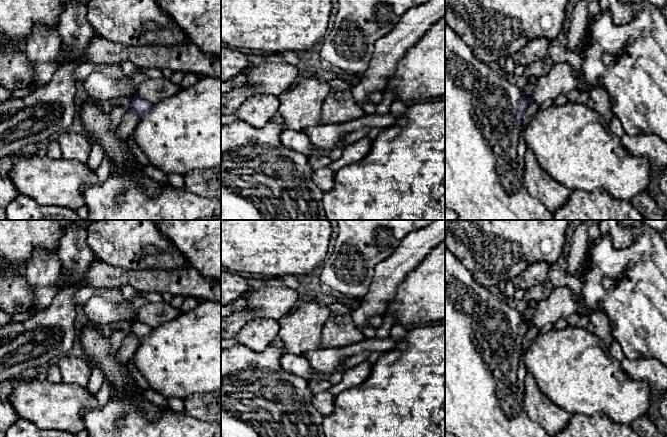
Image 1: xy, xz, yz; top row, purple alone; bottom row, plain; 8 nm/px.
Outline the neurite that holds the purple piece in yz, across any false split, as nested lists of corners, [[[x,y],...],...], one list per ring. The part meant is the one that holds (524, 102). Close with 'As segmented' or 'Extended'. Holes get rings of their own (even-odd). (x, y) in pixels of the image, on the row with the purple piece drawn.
[[[524,95],[521,97],[520,101],[519,101],[519,108],[517,110],[517,113],[515,115],[515,119],[518,122],[522,121],[523,115],[525,113],[525,110],[527,109],[528,105],[530,103],[530,100],[527,99]]]. As segmented

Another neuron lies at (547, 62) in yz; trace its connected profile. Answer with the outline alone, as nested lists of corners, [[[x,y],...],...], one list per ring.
[[[547,54],[547,56],[545,57],[545,59],[542,61],[543,62],[543,71],[542,71],[542,75],[546,74],[549,72],[549,70],[551,69],[551,67],[556,63],[552,60],[552,58],[550,57],[549,54]]]

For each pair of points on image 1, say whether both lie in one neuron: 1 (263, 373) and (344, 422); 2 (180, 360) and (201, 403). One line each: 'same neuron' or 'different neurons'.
1: different neurons
2: different neurons

